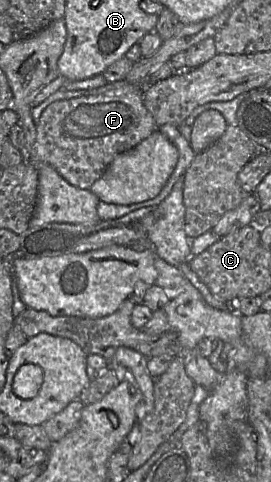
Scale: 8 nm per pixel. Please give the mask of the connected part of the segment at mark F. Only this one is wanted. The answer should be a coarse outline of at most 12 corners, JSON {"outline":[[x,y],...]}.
{"outline":[[145,87],[53,102],[27,162],[89,190],[159,129]]}

